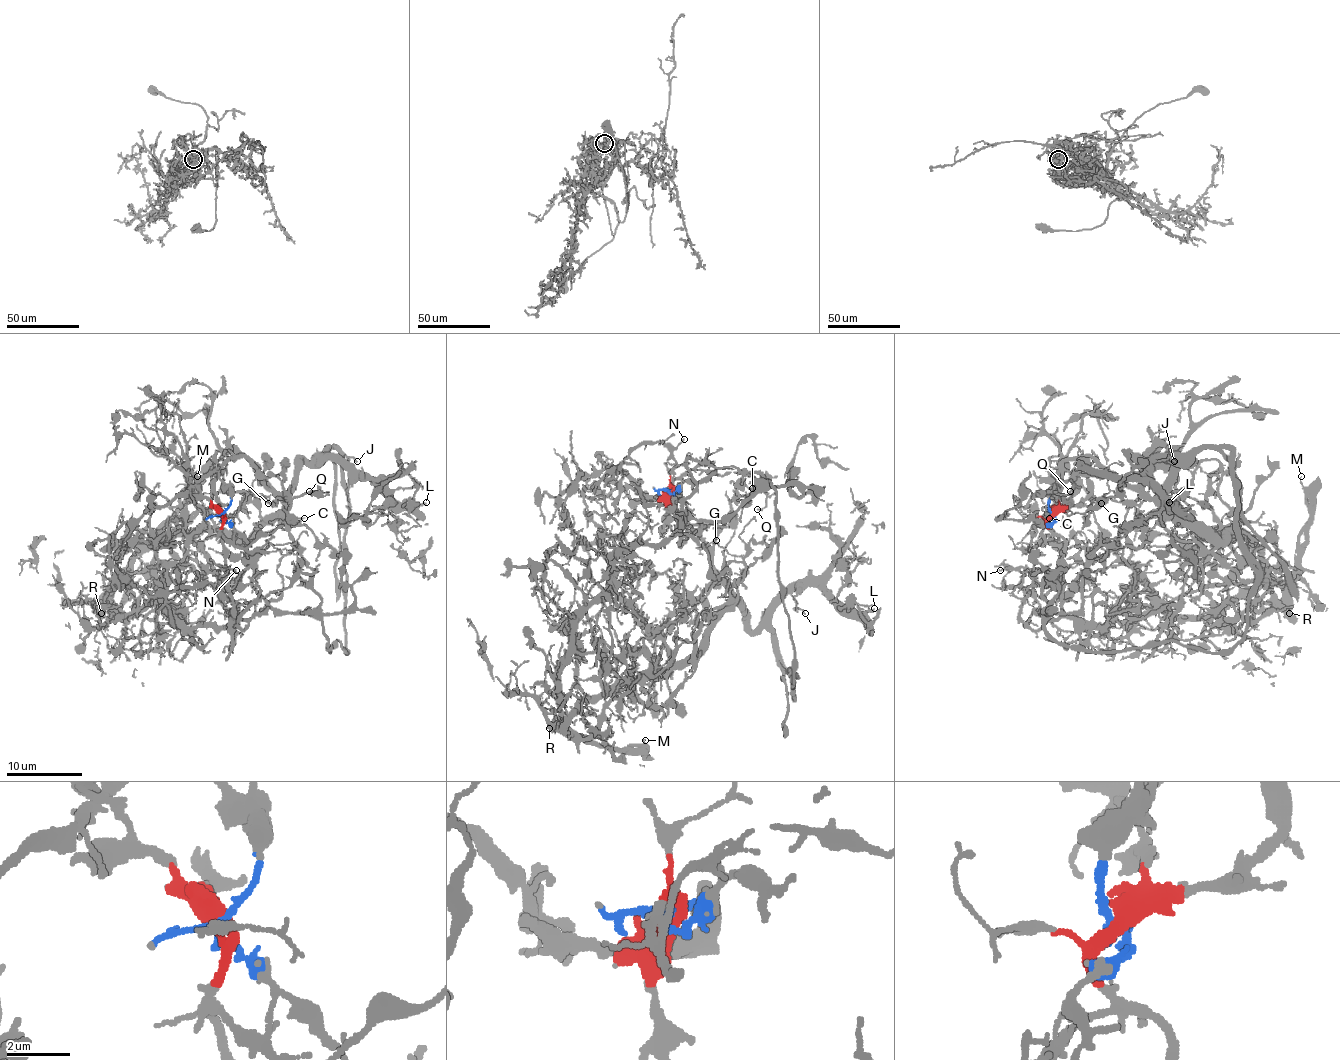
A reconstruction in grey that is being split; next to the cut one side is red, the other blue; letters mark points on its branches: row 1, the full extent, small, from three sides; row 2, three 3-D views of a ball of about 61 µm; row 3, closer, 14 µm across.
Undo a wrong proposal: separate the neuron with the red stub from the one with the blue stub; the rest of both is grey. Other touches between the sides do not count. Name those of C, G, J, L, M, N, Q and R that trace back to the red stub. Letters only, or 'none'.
M, N, R

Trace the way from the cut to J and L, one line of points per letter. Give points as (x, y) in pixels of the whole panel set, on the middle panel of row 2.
J: (670, 491), (677, 487), (666, 501), (706, 548), (713, 576), (740, 602), (751, 628), (788, 593), (805, 613)
L: (670, 491), (677, 487), (666, 501), (751, 628), (803, 585), (822, 585), (856, 613), (873, 608)

